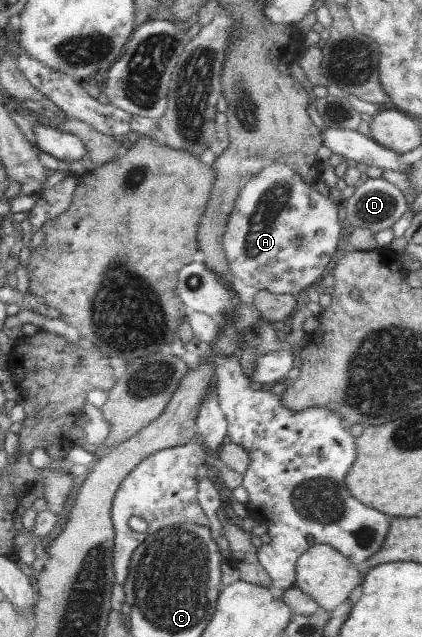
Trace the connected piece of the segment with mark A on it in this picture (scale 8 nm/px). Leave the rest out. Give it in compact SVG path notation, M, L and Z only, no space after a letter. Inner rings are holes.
M269 163L266 167L262 168L262 171L258 173L258 175L255 175L248 180L248 183L246 183L240 190L234 204L234 209L229 214L227 228L225 229L222 238L229 272L242 280L244 284L250 285L258 290L268 291L269 293L274 294L292 294L297 296L302 292L302 289L306 289L308 285L312 285L314 281L320 279L320 275L324 273L326 265L332 261L332 257L334 257L334 253L336 253L336 247L338 247L338 242L340 242L340 232L342 231L342 227L338 223L339 204L335 204L329 197L314 190L312 186L313 183L307 183L306 180L302 179L302 177L291 168L291 164L286 163Z

